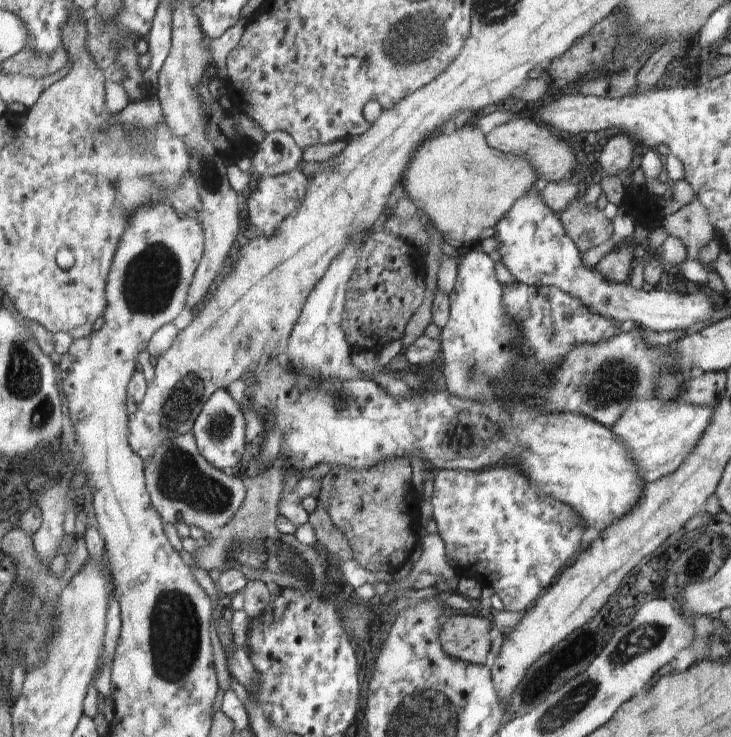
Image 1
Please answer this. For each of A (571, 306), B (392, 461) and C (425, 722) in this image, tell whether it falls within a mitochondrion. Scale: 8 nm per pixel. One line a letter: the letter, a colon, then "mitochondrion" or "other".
A: other
B: other
C: mitochondrion

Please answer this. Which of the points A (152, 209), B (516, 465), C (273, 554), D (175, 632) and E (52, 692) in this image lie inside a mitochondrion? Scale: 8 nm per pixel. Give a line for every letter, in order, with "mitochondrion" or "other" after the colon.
A: mitochondrion
B: other
C: mitochondrion
D: mitochondrion
E: mitochondrion

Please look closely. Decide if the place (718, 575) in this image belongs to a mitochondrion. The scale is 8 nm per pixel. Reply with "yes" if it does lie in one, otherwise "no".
no

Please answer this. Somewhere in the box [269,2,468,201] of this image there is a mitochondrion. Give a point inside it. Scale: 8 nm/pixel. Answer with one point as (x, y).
(415, 38)

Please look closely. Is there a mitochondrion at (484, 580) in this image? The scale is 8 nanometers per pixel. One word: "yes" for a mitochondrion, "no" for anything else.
no

